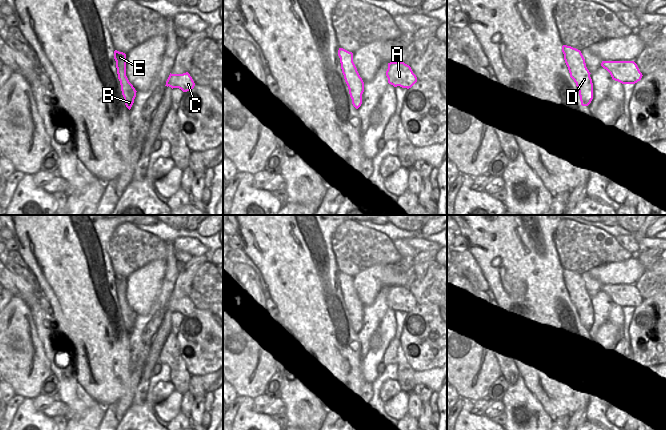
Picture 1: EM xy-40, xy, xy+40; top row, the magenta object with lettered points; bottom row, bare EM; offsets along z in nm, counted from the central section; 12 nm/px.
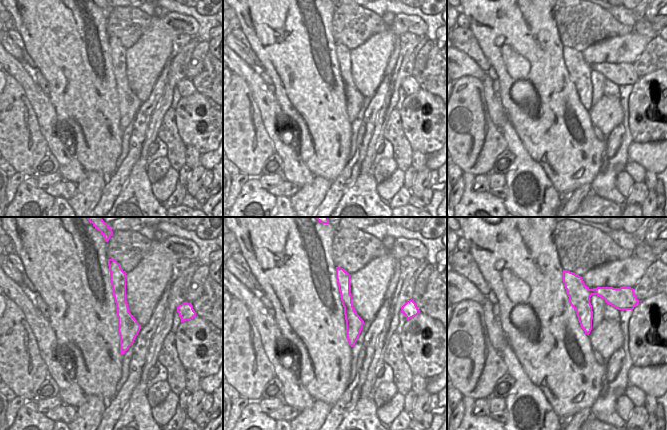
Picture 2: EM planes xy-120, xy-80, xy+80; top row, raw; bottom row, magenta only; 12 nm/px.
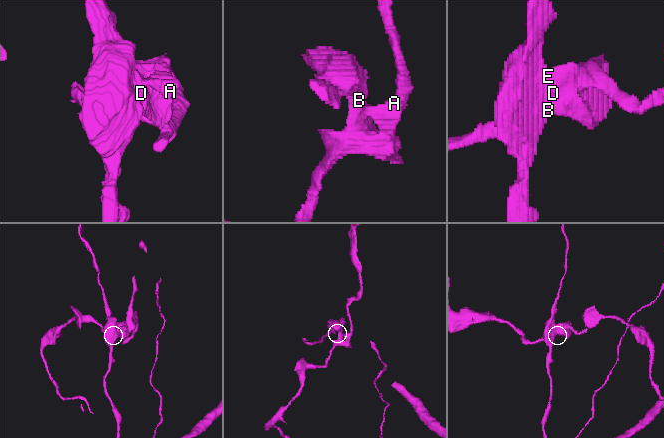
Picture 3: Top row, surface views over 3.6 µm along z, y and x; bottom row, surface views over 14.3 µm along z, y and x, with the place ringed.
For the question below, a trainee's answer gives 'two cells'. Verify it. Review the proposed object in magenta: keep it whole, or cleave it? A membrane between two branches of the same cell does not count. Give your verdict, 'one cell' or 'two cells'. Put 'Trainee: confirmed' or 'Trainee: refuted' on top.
Trainee: confirmed
two cells

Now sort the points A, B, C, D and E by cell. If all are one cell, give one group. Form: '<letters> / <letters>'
A C D / B E

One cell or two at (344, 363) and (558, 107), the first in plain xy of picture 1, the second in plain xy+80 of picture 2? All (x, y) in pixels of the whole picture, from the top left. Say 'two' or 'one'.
one

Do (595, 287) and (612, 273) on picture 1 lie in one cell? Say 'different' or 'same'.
different

